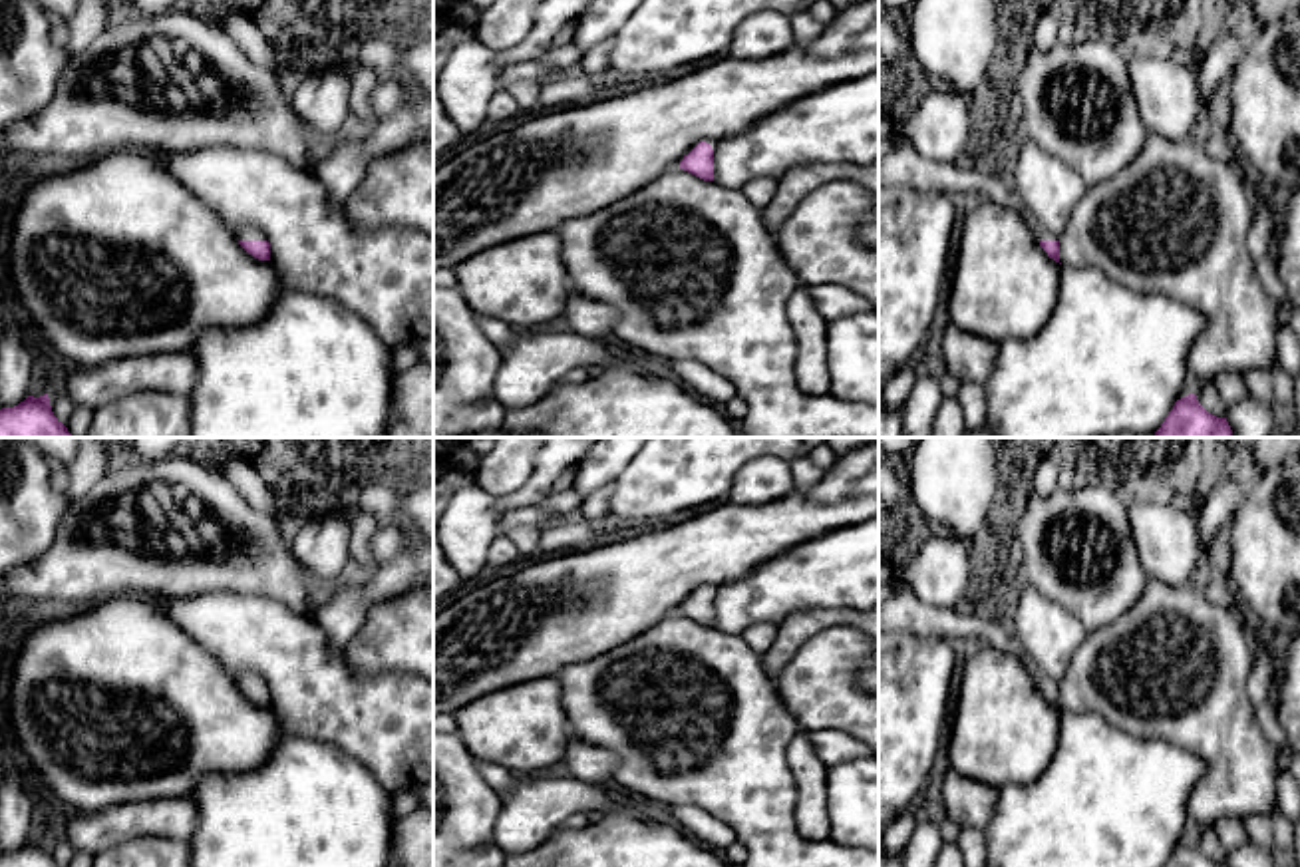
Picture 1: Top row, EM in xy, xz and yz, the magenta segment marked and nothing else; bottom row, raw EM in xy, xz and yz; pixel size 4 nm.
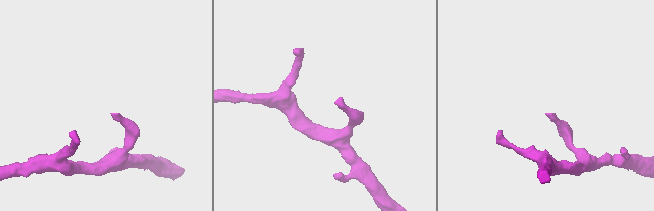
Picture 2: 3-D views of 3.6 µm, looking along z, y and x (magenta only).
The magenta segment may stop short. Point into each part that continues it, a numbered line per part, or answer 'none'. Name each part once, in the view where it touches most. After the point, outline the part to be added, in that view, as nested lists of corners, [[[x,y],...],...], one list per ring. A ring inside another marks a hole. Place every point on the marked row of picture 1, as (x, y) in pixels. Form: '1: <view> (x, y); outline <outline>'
1: xy (247, 233); outline [[[243,227],[237,235],[239,241],[266,241],[266,235],[258,227]]]

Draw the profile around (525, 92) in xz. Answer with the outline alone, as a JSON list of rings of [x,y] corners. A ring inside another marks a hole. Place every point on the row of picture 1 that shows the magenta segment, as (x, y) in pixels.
[[[519,80],[507,89],[523,109],[539,105],[541,84],[537,80]]]

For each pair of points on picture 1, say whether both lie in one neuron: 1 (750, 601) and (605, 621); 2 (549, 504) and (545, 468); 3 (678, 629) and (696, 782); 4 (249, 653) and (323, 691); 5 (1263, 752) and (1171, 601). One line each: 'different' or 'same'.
1: different
2: different
3: same
4: same
5: same

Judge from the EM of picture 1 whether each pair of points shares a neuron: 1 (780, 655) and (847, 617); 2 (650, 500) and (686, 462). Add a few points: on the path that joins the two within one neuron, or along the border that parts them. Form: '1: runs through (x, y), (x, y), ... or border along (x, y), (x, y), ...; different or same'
1: runs through (796, 637), (812, 621), (829, 617); same
2: runs through (658, 490), (676, 472); same

